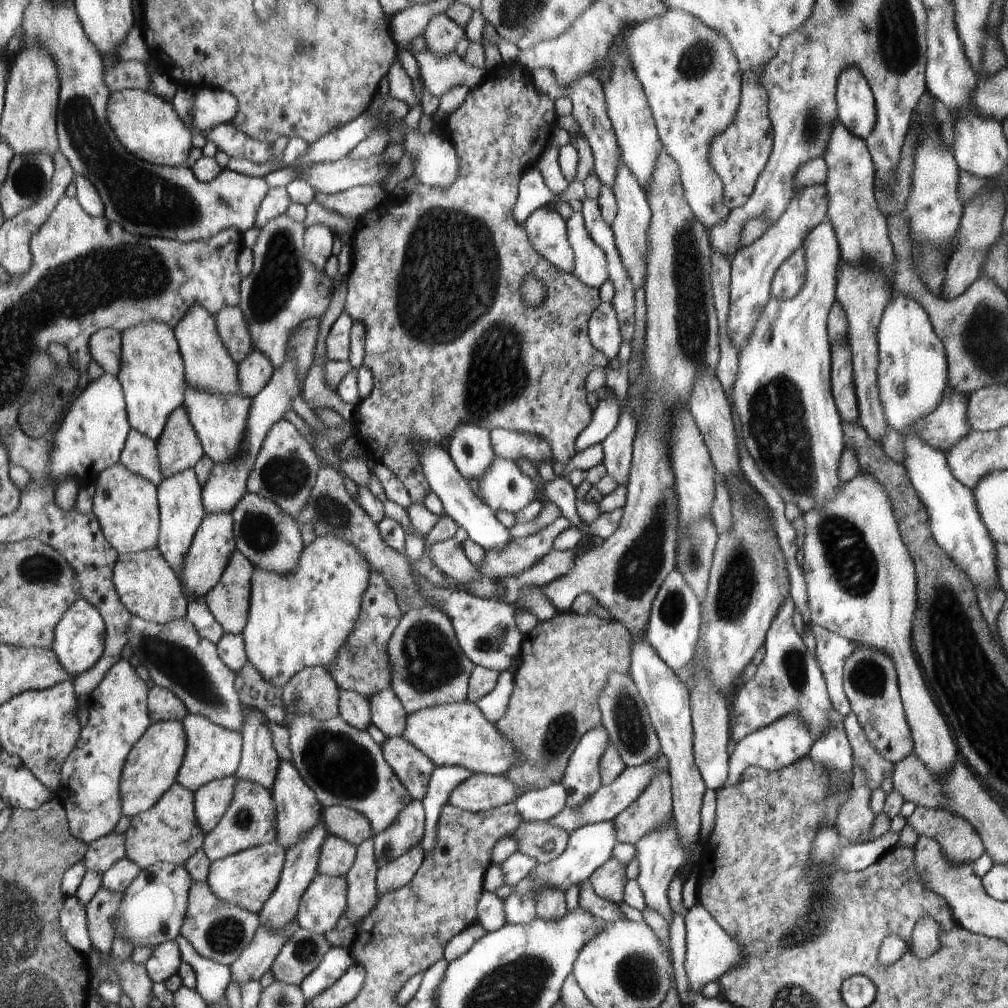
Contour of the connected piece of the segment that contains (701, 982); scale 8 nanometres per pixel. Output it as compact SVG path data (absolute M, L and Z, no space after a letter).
M697 903L690 907L686 912L686 962L684 962L684 970L686 970L687 986L690 986L690 992L700 994L700 990L708 982L717 981L722 974L726 974L730 968L736 968L742 963L744 958L744 948L734 940L733 936L726 934L724 929L714 920L714 916Z

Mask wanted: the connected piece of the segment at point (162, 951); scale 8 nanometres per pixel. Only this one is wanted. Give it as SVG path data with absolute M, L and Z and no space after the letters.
M166 941L152 950L152 956L145 964L145 969L153 984L164 982L178 974L182 958L178 944L175 941Z

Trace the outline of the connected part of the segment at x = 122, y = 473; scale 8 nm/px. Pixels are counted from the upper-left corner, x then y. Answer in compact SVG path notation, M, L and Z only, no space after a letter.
M114 463L92 478L96 483L92 510L112 548L119 554L157 548L160 530L157 486L130 472L122 463Z

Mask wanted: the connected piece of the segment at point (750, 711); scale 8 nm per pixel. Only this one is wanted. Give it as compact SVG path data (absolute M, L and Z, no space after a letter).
M788 594L764 639L761 664L757 665L751 680L735 689L729 701L730 738L734 746L738 746L748 734L790 714L804 718L810 736L816 741L828 730L828 710L833 708L833 704L817 658L808 652L800 634L794 629L794 609L794 602Z

